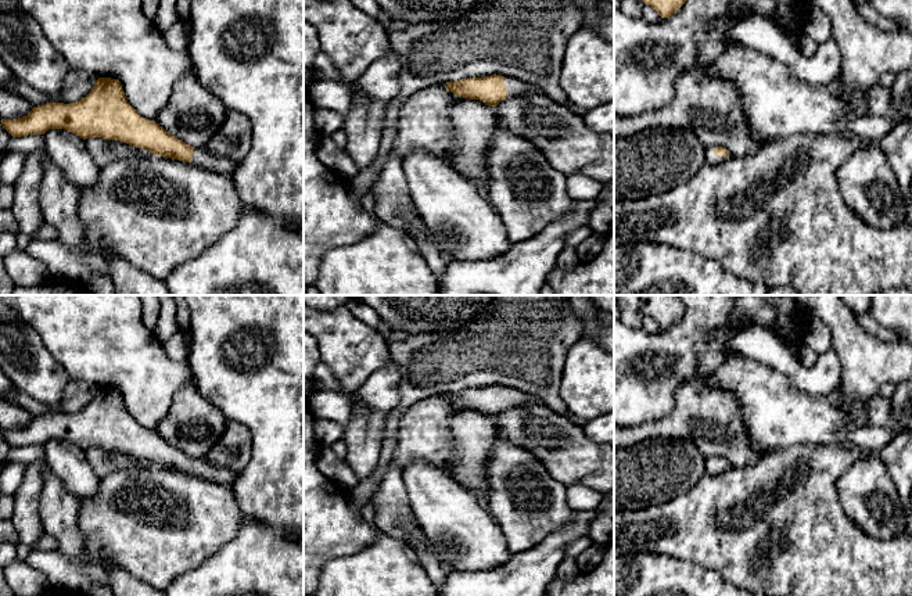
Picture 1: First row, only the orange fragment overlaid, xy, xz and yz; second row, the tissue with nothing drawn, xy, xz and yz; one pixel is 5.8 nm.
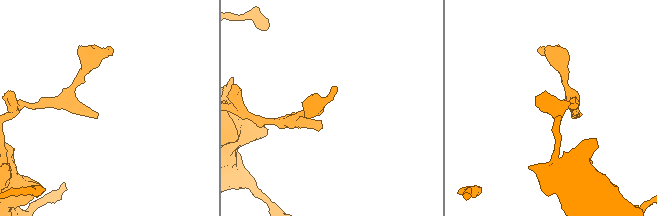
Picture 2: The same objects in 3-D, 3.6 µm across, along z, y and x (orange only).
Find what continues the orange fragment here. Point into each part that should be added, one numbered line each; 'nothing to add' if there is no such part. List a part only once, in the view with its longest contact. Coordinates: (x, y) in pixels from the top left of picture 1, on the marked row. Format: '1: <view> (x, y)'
1: yz (711, 158)

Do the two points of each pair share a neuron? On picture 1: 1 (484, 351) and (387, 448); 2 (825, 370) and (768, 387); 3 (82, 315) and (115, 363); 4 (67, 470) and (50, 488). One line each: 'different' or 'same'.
1: same
2: different
3: same
4: different

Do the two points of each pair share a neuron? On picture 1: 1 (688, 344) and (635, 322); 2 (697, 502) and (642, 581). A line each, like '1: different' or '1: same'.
1: different
2: different

